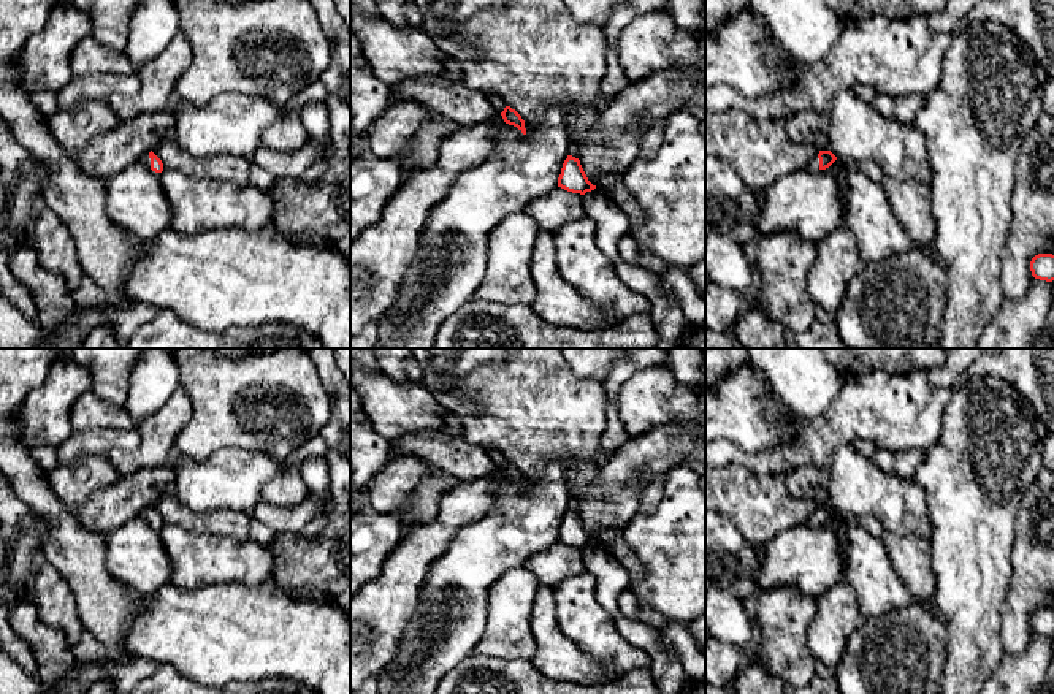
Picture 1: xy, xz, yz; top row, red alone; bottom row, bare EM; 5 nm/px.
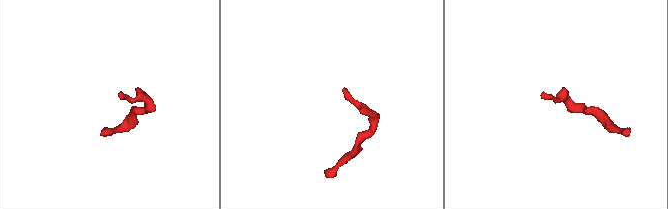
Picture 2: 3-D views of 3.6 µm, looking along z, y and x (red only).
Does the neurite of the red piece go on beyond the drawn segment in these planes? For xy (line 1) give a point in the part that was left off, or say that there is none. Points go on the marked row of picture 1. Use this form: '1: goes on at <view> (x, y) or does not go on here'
1: goes on at xy (145, 159)

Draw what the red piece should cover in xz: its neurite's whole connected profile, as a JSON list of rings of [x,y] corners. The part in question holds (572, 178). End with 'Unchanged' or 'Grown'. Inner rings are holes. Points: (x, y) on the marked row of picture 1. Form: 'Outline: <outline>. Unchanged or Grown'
Outline: [[[567,155],[563,163],[561,174],[558,177],[558,187],[580,195],[596,189],[596,185],[588,181],[580,160],[572,155]]]. Unchanged

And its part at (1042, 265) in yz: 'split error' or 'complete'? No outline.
complete

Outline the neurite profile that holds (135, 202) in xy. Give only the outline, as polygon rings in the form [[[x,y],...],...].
[[[139,160],[105,179],[105,211],[109,220],[133,239],[146,242],[171,227],[171,206],[158,173]]]

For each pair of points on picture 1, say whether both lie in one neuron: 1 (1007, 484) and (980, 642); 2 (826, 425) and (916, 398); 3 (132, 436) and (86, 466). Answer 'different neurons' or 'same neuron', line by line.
1: same neuron
2: same neuron
3: different neurons

